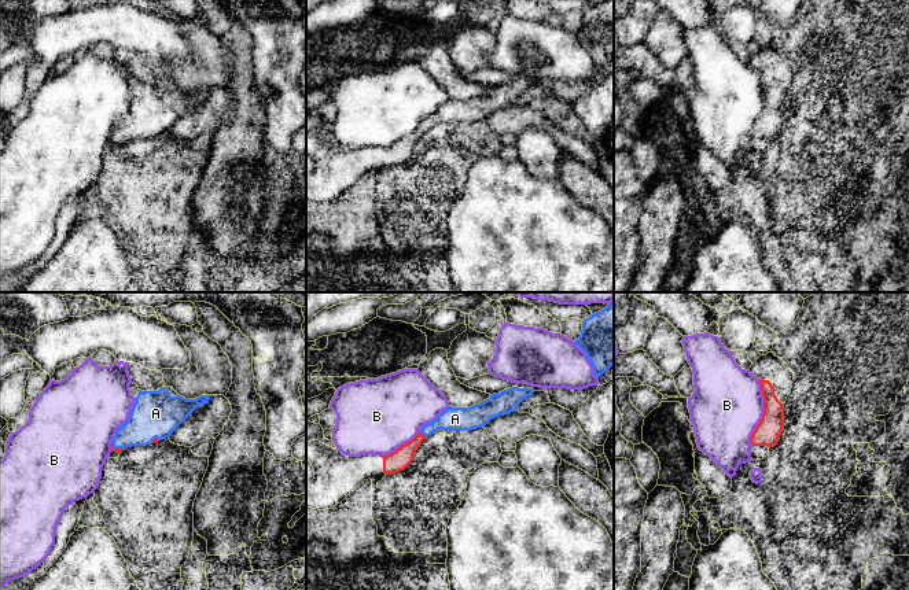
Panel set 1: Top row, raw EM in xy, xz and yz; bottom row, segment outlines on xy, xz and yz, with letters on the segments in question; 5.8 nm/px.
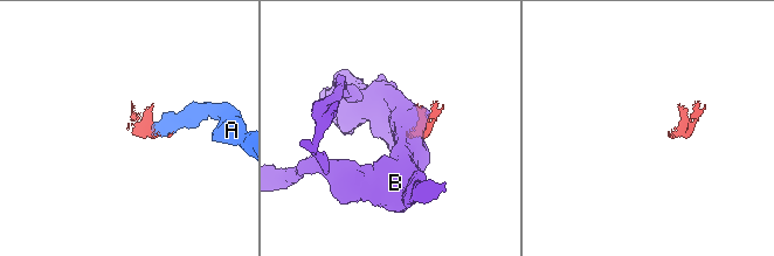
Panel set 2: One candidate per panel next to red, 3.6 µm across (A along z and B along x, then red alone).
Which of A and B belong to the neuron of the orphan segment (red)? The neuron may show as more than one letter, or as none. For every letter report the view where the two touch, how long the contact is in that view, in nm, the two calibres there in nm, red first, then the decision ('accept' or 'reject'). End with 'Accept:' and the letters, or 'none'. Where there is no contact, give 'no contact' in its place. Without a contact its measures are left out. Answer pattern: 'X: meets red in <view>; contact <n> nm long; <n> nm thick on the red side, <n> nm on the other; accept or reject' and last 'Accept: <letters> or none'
A: meets red in xz; contact 50 nm long; 120 nm thick on the red side, 140 nm on the other; accept
B: meets red in yz; contact 400 nm long; 150 nm thick on the red side, 420 nm on the other; reject
Accept: A

